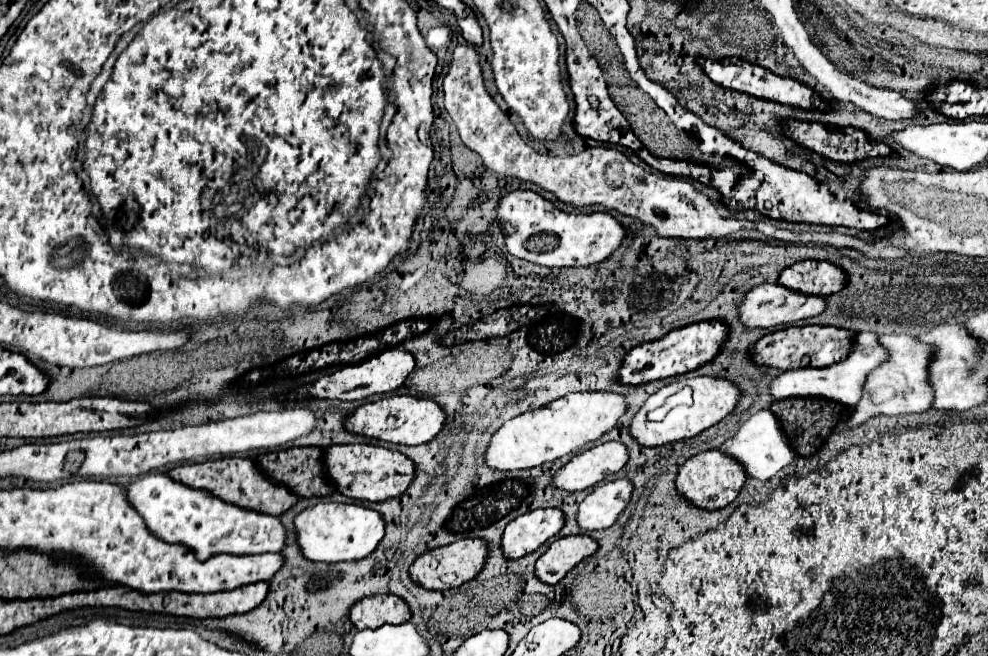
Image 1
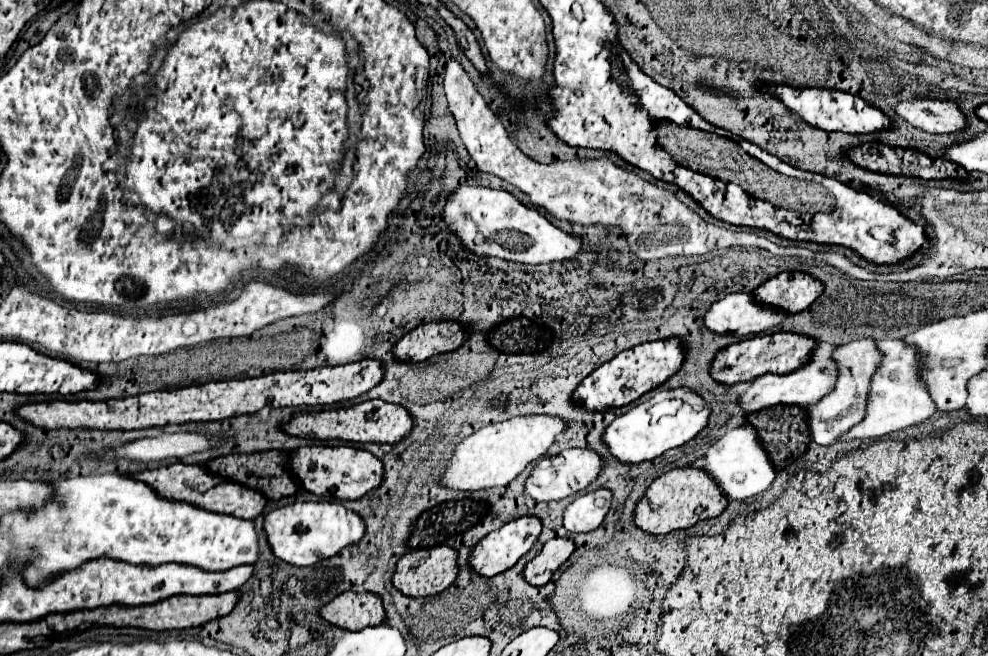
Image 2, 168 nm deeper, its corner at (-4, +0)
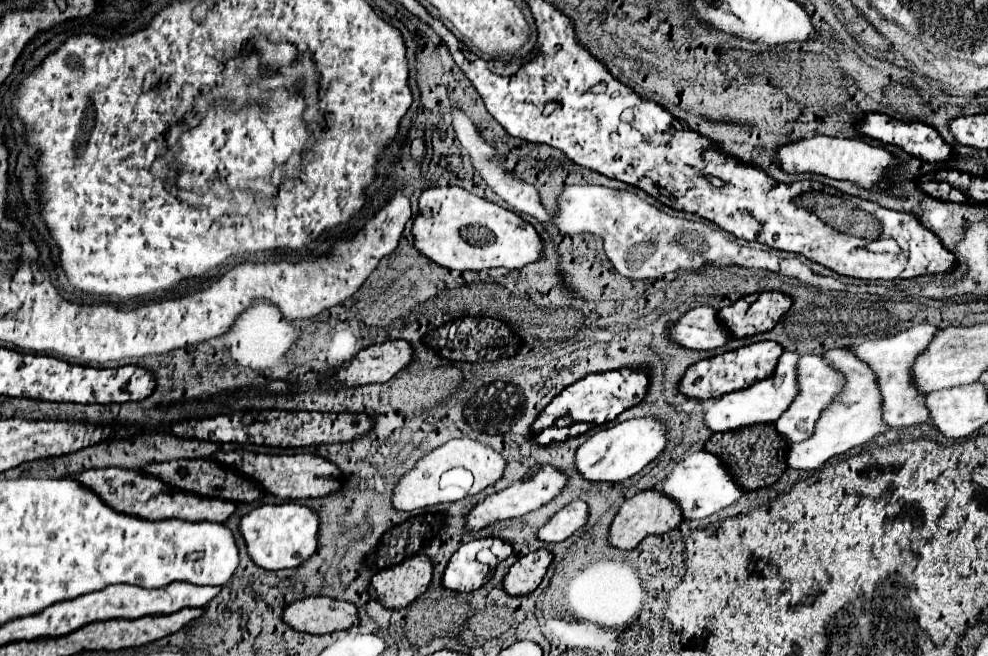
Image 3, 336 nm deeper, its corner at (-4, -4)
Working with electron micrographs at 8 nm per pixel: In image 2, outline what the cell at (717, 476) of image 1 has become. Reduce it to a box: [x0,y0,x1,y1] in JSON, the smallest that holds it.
[633,467,727,535]

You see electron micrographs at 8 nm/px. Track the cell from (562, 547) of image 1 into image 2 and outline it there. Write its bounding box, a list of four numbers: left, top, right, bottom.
[523,539,575,587]

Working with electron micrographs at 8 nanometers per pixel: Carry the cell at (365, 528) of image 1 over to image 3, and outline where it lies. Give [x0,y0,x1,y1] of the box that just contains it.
[239,503,319,571]

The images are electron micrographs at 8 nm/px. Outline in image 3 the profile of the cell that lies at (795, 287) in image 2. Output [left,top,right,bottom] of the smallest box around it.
[719,291,791,337]

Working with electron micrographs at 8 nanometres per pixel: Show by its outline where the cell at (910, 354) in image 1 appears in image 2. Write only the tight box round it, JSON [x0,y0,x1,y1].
[805,339,879,445]

